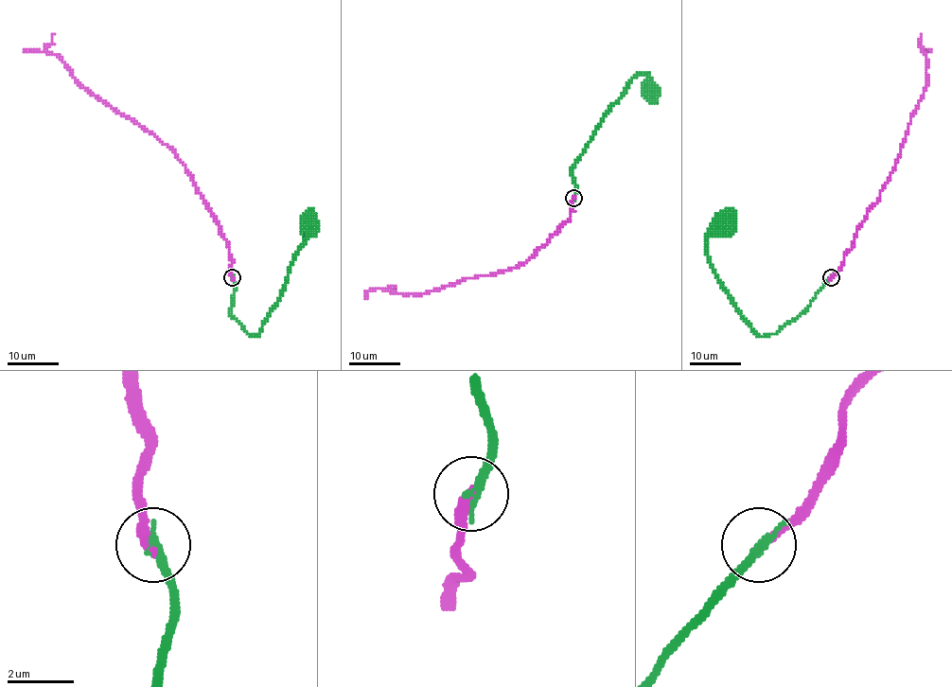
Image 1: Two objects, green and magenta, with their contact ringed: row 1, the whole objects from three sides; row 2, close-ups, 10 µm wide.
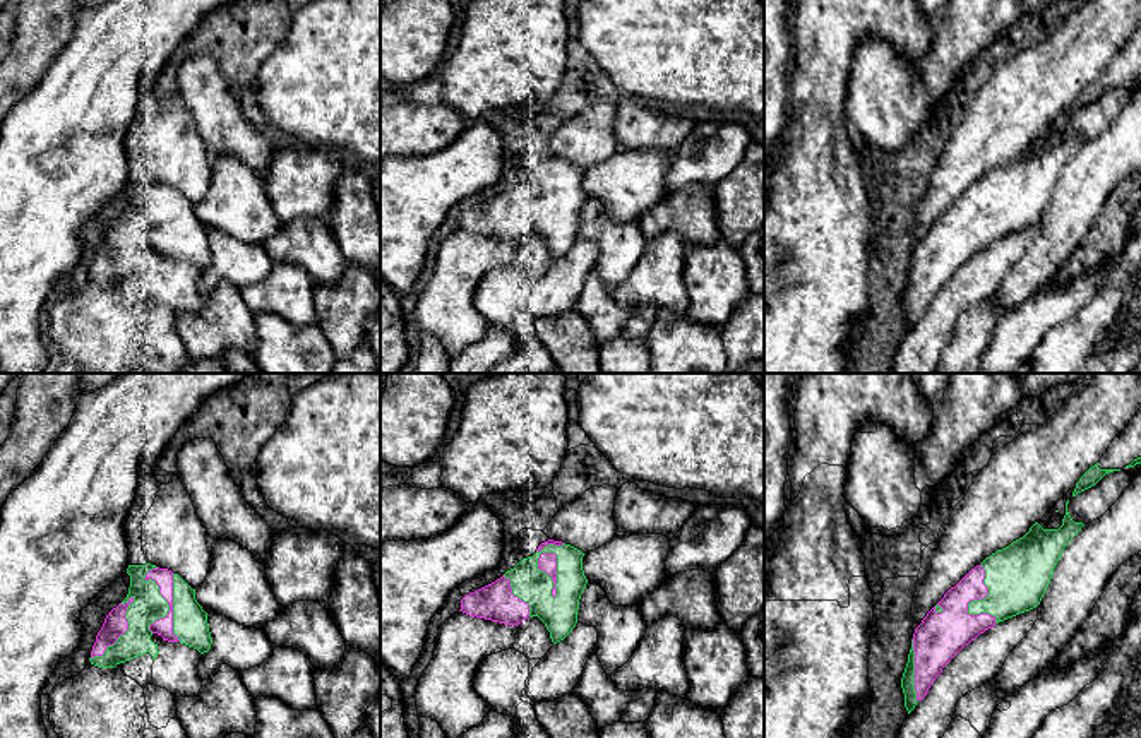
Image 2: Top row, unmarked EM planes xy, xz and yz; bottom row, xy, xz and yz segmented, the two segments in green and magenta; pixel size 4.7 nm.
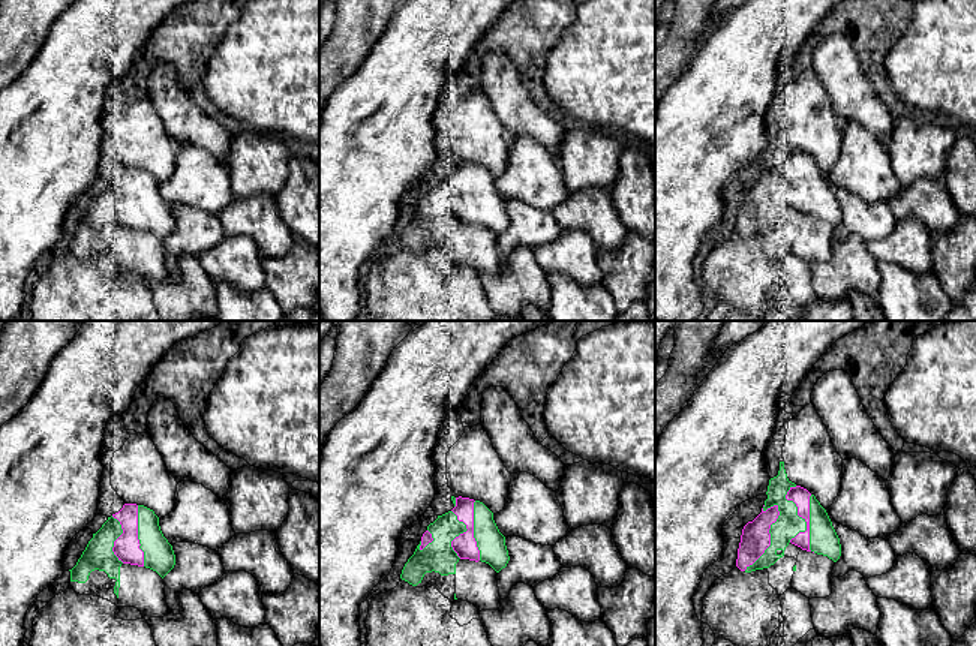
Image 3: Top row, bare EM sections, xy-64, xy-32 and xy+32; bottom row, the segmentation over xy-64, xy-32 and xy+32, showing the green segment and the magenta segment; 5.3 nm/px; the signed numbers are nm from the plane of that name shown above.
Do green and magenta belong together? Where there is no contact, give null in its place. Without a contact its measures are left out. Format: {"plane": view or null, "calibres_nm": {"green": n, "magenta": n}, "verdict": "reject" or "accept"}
{"plane": "xy", "calibres_nm": {"green": 150, "magenta": 90}, "verdict": "reject"}

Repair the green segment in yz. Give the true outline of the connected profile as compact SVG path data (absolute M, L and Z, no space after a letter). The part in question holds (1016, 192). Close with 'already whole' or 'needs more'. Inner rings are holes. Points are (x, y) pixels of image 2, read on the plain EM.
M1141 24L1129 41L1112 57L1103 74L1091 82L1030 147L997 166L980 182L985 187L983 200L989 211L970 217L970 231L989 229L995 240L1036 224L1050 200L1054 185L1069 161L1081 147L1067 120L1078 110L1095 103L1105 91L1141 80Z; needs more

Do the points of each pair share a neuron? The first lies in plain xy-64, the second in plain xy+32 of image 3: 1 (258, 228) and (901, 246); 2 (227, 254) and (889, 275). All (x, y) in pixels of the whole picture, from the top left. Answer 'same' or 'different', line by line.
1: different
2: different

